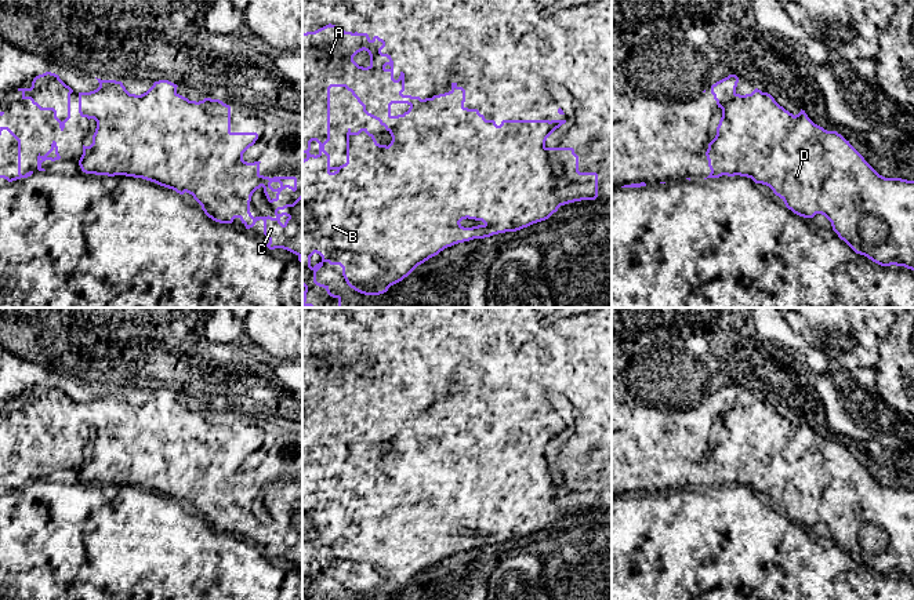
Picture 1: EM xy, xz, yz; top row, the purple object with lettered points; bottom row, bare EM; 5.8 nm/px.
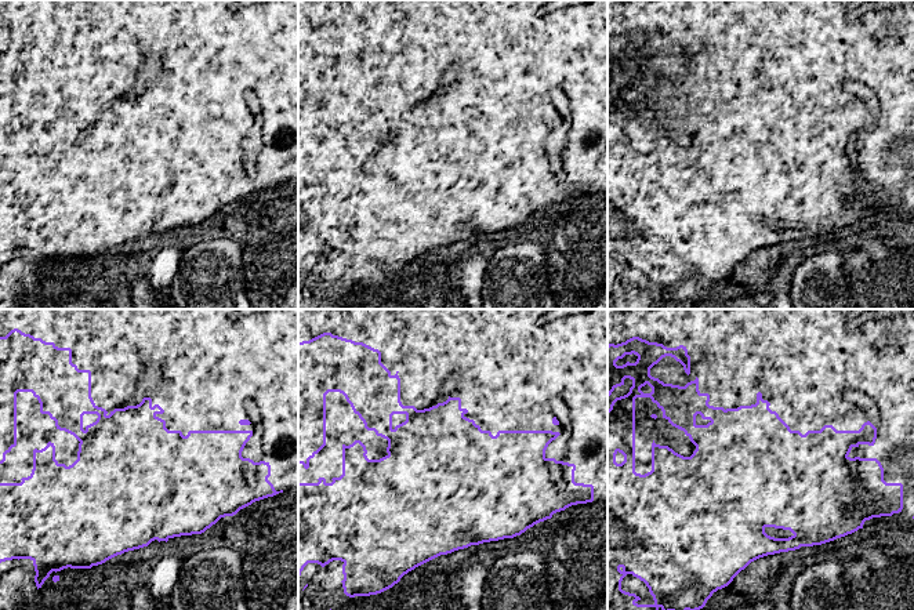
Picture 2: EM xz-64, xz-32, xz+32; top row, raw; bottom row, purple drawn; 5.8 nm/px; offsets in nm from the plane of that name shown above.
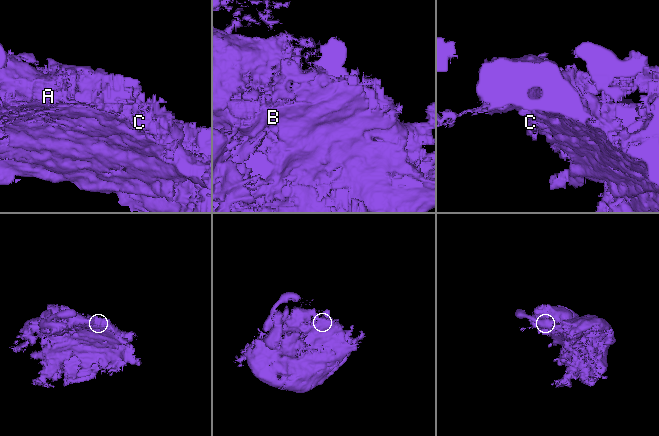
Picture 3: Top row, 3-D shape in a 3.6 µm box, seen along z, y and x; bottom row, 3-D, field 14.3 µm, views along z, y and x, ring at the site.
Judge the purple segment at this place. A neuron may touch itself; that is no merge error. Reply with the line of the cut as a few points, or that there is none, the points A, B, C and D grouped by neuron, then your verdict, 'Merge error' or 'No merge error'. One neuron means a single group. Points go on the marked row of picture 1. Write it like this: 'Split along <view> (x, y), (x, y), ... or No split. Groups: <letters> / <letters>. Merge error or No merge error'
No split. Groups: A B C D. No merge error

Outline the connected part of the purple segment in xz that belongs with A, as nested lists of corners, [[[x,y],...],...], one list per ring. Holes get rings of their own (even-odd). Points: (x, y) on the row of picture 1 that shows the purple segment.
[[[326,25],[315,32],[302,33],[302,153],[307,157],[302,160],[302,286],[305,287],[302,308],[341,308],[341,297],[330,292],[329,286],[316,281],[316,272],[324,262],[330,265],[340,265],[347,284],[355,291],[364,295],[380,295],[405,277],[407,277],[418,265],[429,258],[438,255],[447,247],[458,243],[469,241],[474,239],[485,239],[493,234],[516,232],[533,223],[548,219],[561,206],[581,201],[595,200],[598,197],[598,174],[580,172],[578,156],[573,148],[547,148],[547,138],[566,120],[503,120],[500,126],[494,120],[486,120],[478,109],[468,109],[464,106],[465,90],[451,83],[451,90],[445,94],[434,95],[432,98],[421,99],[420,97],[403,95],[405,91],[405,73],[400,72],[398,80],[393,79],[393,61],[391,55],[382,54],[385,41],[378,36],[373,39],[367,33],[345,32],[336,25]],[[360,51],[367,51],[370,55],[370,65],[367,68],[359,66],[353,57]],[[345,87],[358,102],[363,106],[363,112],[378,120],[381,126],[391,134],[392,141],[387,145],[380,145],[374,135],[367,128],[360,128],[347,132],[347,163],[340,167],[330,166],[330,154],[324,150],[324,145],[330,141],[330,88]],[[392,103],[407,103],[410,108],[403,114],[392,116]],[[463,219],[482,221],[482,225],[464,228],[460,222]]]

